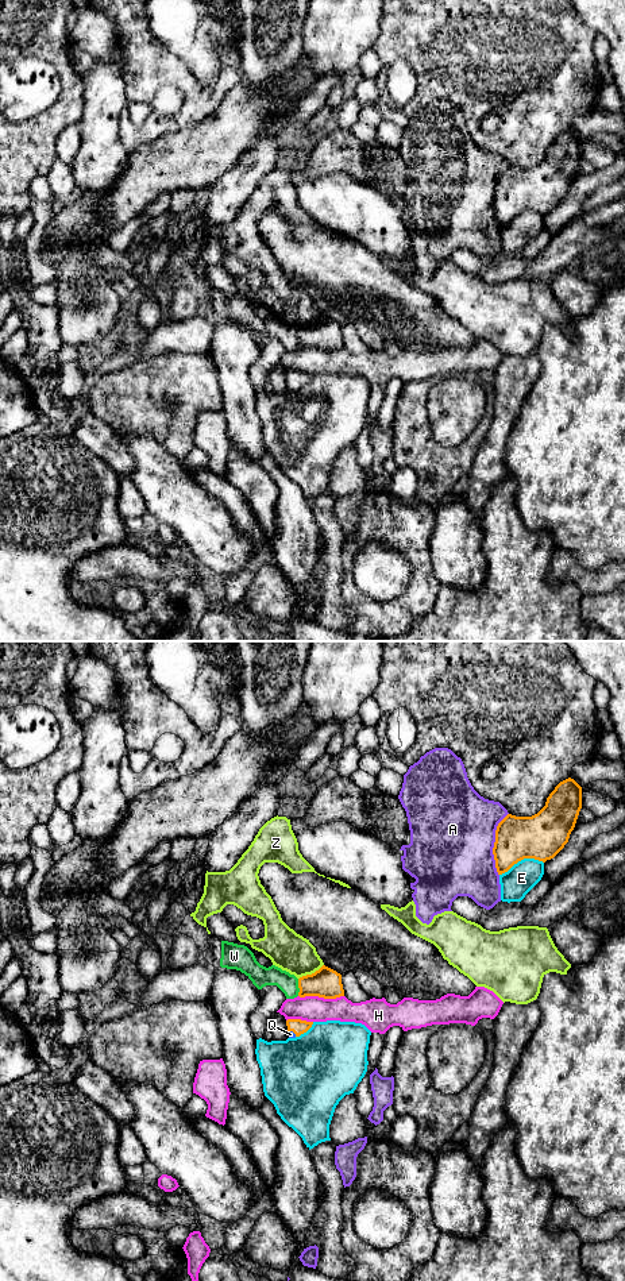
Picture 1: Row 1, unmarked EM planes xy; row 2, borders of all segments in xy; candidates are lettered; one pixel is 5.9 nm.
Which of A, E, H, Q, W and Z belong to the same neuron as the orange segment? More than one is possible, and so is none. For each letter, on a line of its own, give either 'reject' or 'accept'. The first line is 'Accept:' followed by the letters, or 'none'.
Accept: Q
A: reject
E: reject
H: reject
Q: accept
W: reject
Z: reject

